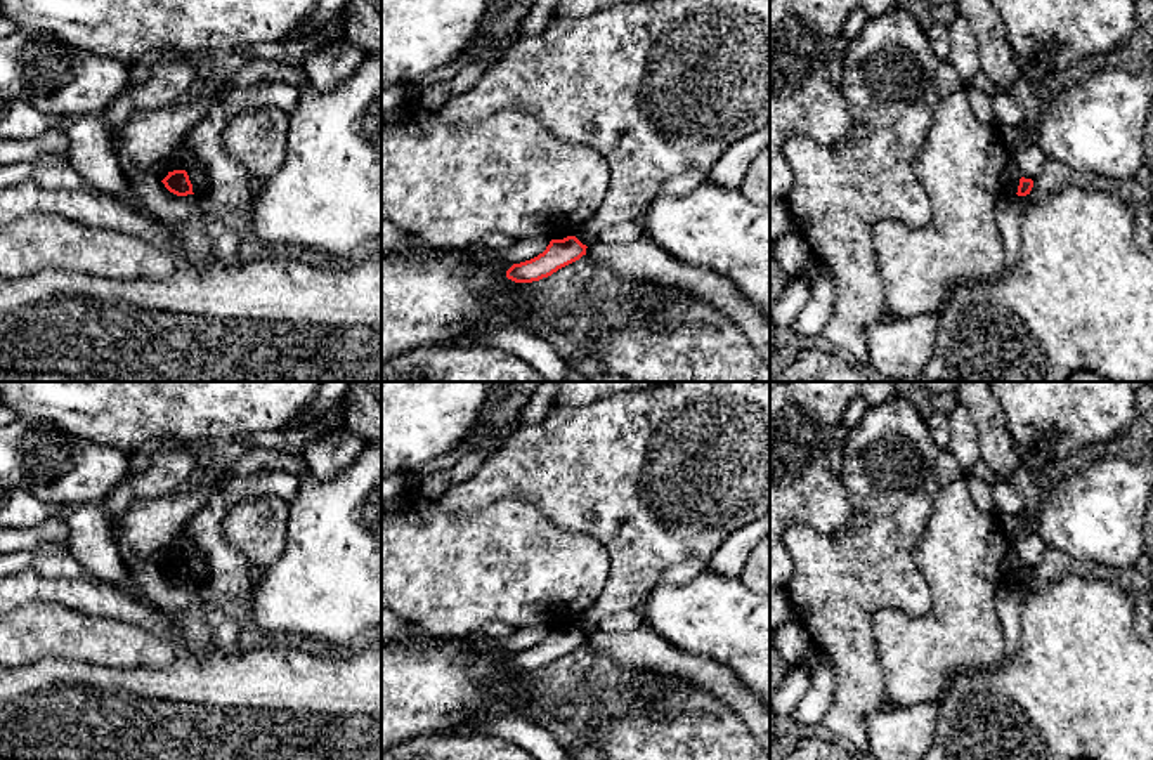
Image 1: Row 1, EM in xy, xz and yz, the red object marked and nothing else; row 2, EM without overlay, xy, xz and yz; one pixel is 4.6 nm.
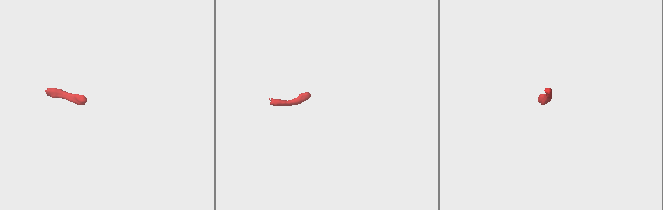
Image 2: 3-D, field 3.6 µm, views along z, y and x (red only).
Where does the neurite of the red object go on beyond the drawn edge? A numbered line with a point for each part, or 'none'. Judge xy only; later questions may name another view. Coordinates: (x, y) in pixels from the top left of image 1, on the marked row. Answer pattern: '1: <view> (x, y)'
none

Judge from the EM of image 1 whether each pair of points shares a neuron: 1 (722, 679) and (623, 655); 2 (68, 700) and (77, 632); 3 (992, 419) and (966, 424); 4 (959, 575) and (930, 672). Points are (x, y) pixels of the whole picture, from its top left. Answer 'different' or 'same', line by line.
1: same
2: different
3: different
4: same

